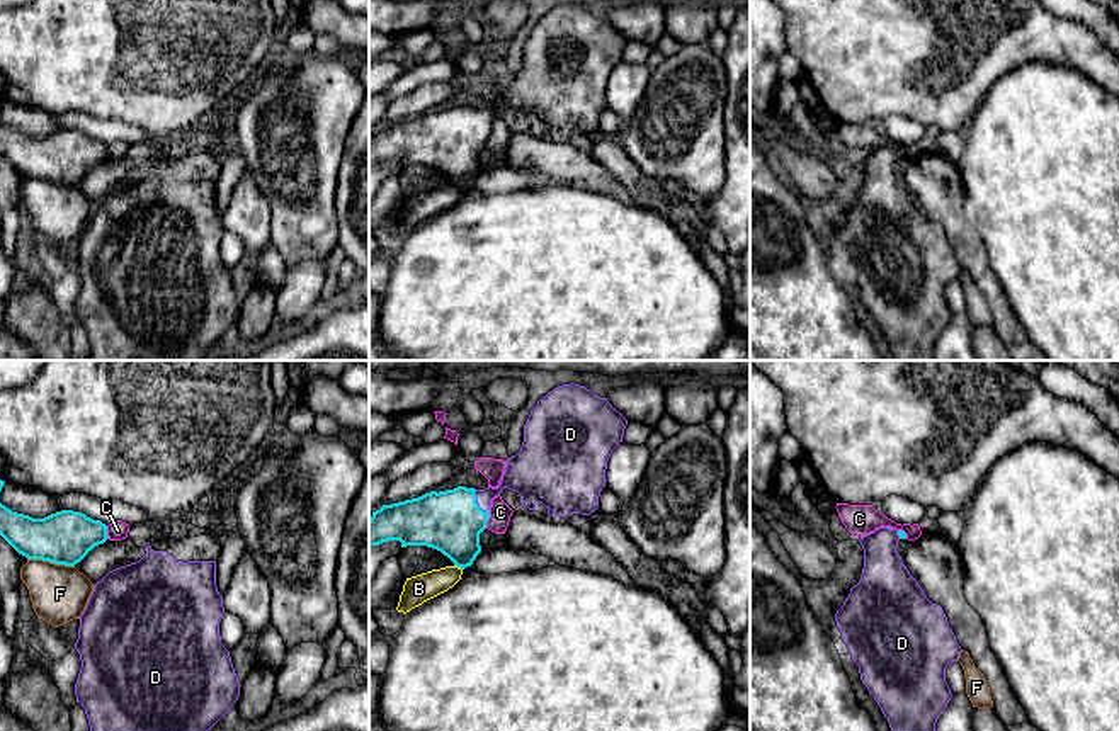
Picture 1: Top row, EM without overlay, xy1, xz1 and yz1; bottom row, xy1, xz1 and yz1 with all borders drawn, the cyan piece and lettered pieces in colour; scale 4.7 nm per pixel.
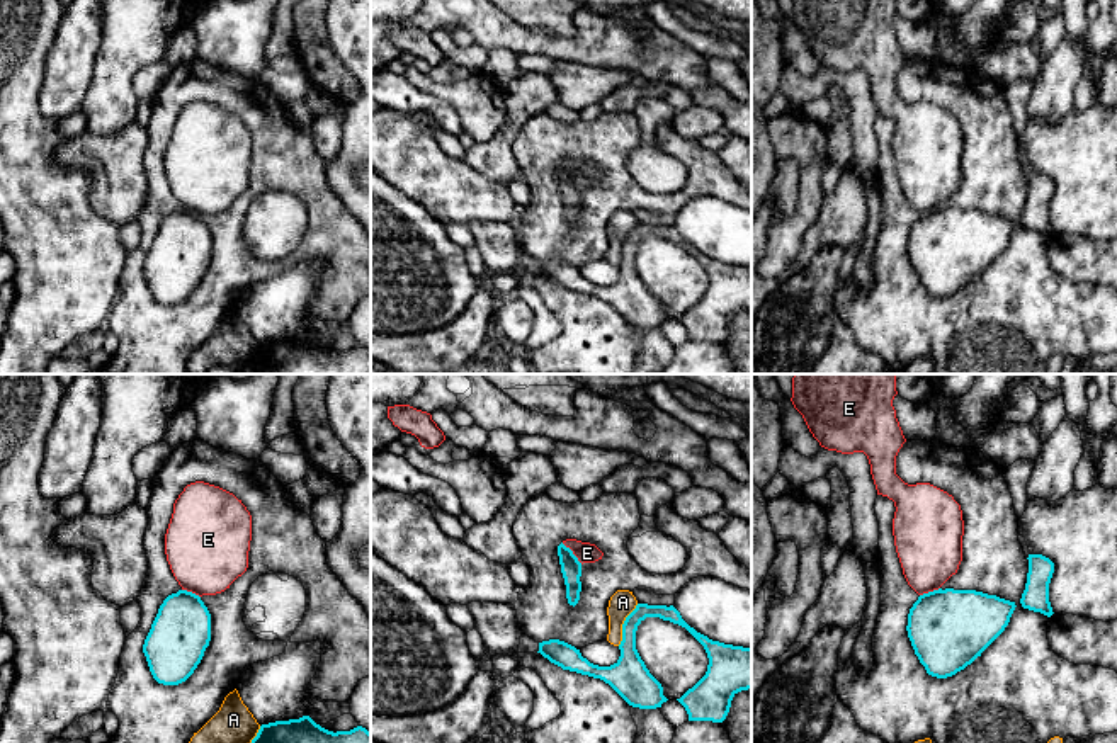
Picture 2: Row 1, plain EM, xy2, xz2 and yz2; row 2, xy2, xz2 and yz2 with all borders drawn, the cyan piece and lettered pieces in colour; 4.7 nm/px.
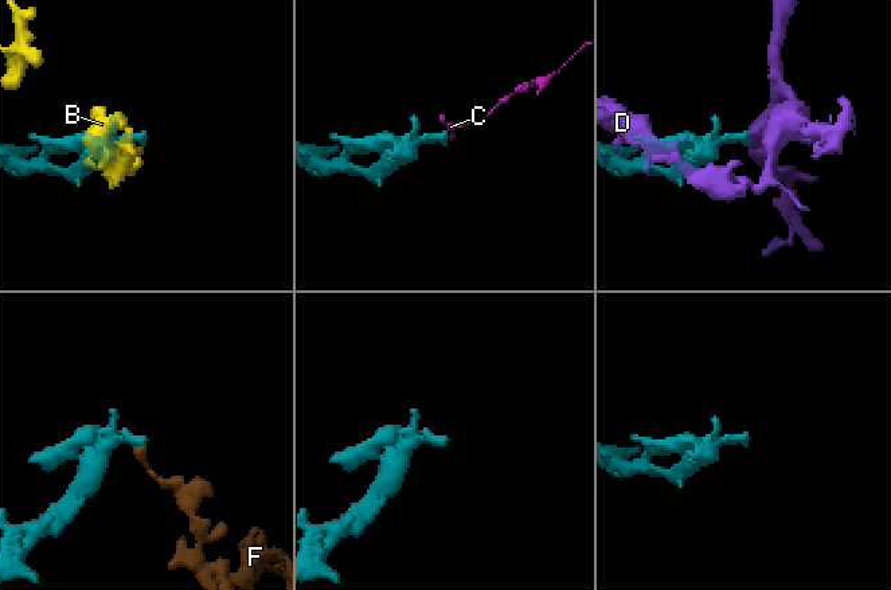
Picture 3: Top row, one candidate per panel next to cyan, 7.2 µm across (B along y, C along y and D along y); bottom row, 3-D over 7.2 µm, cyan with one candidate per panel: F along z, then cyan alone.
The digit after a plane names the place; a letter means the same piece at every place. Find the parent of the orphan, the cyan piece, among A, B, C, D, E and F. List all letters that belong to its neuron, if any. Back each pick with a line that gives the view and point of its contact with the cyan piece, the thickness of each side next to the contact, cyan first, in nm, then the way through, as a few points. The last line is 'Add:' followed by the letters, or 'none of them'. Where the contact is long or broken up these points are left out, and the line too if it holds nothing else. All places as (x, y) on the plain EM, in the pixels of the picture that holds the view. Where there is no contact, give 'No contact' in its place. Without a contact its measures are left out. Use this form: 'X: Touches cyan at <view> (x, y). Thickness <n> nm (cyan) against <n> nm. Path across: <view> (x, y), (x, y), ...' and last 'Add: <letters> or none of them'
D: Touches cyan at xz1 (477, 123). Thickness 300 nm (cyan) against 170 nm. Path across: xz1 (451, 140), (477, 123), (521, 94)
Add: D

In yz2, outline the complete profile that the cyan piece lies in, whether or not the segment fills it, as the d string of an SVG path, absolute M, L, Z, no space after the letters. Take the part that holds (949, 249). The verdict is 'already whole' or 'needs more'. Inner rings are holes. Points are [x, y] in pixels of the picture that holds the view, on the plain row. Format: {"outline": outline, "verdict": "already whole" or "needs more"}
{"outline": "M938 207L918 216L908 233L908 257L937 298L971 284L1005 250L1015 221L976 209Z", "verdict": "already whole"}

